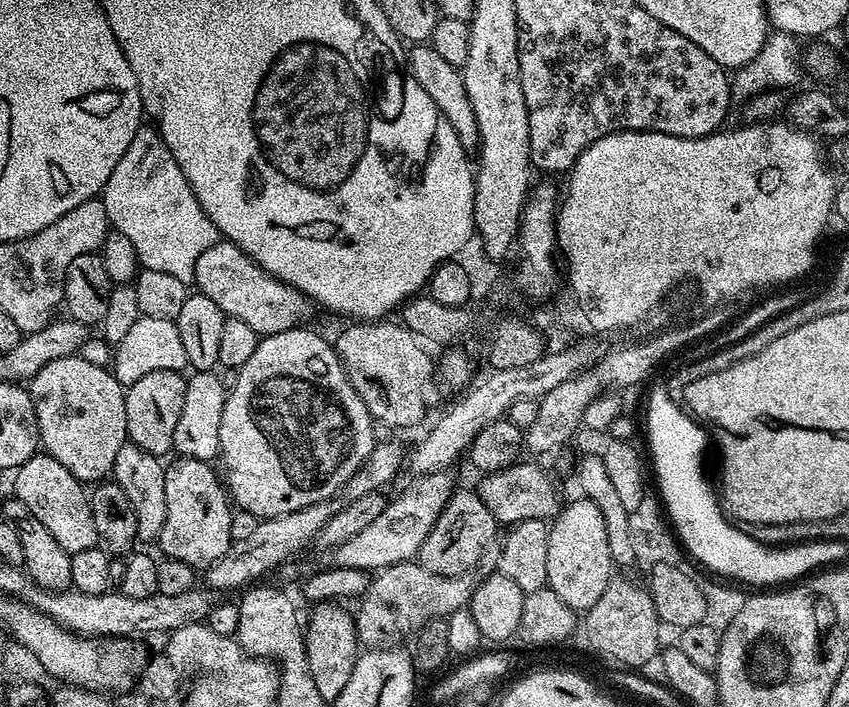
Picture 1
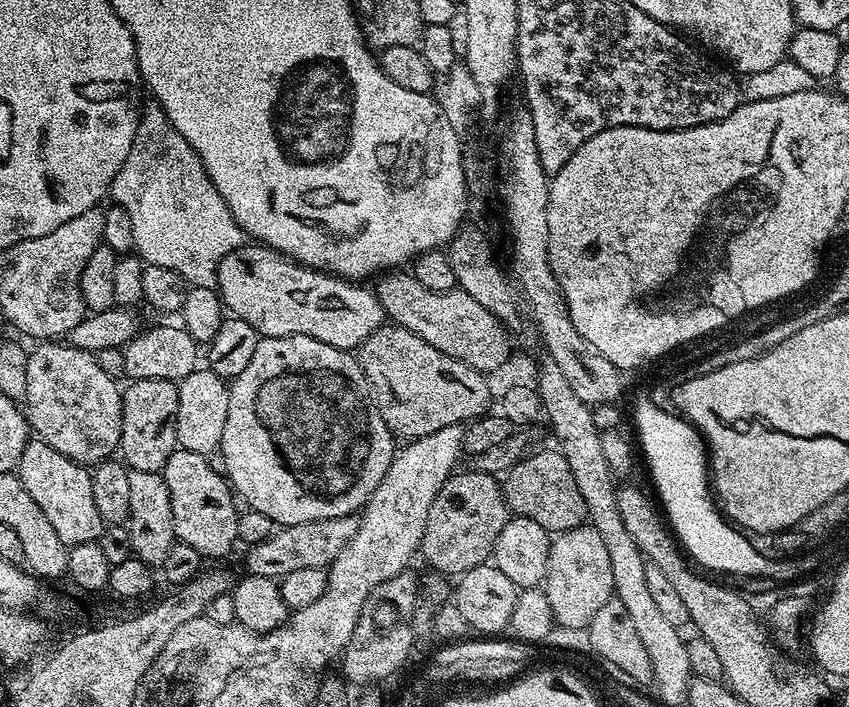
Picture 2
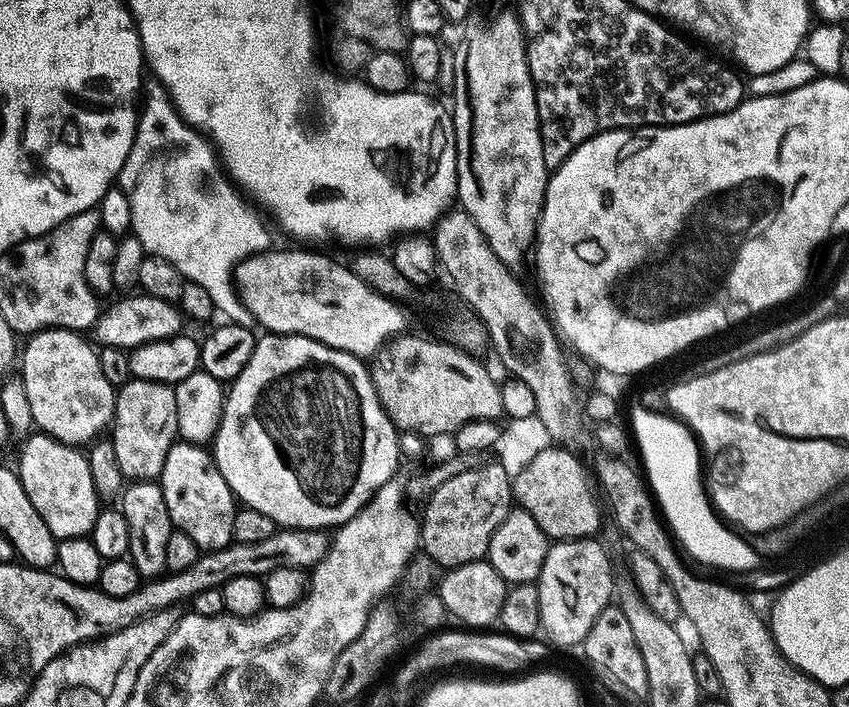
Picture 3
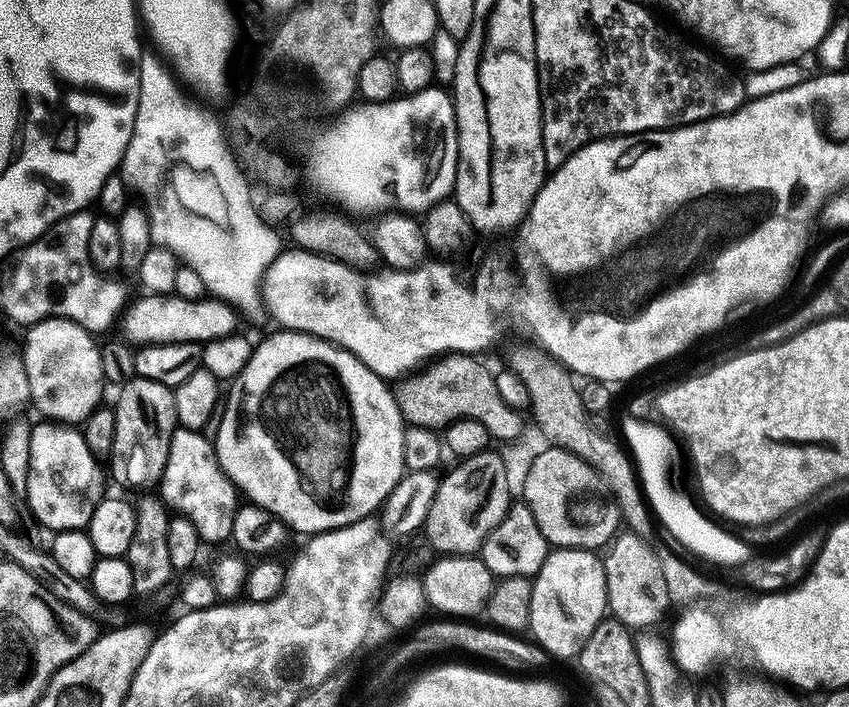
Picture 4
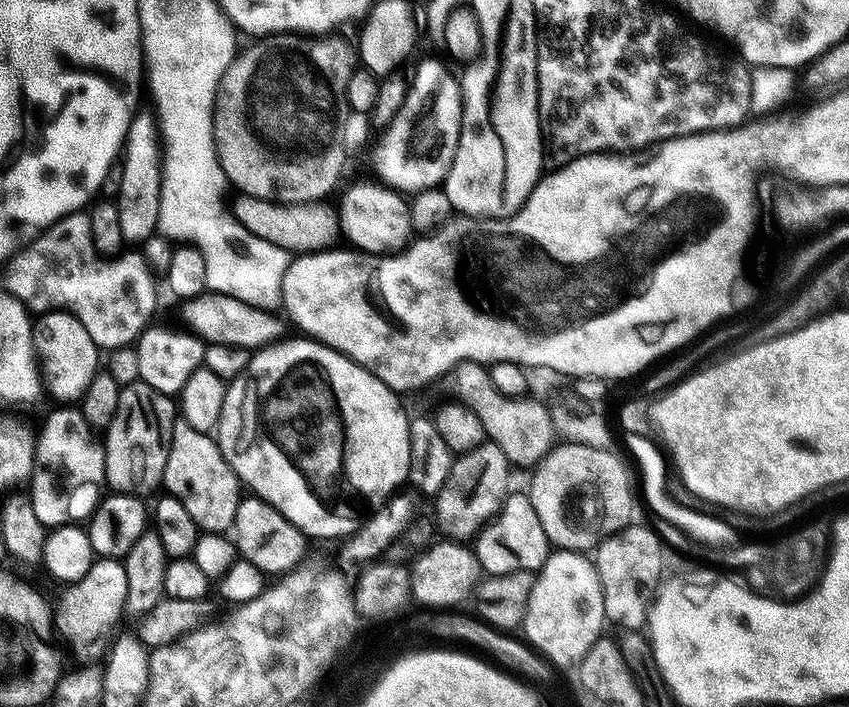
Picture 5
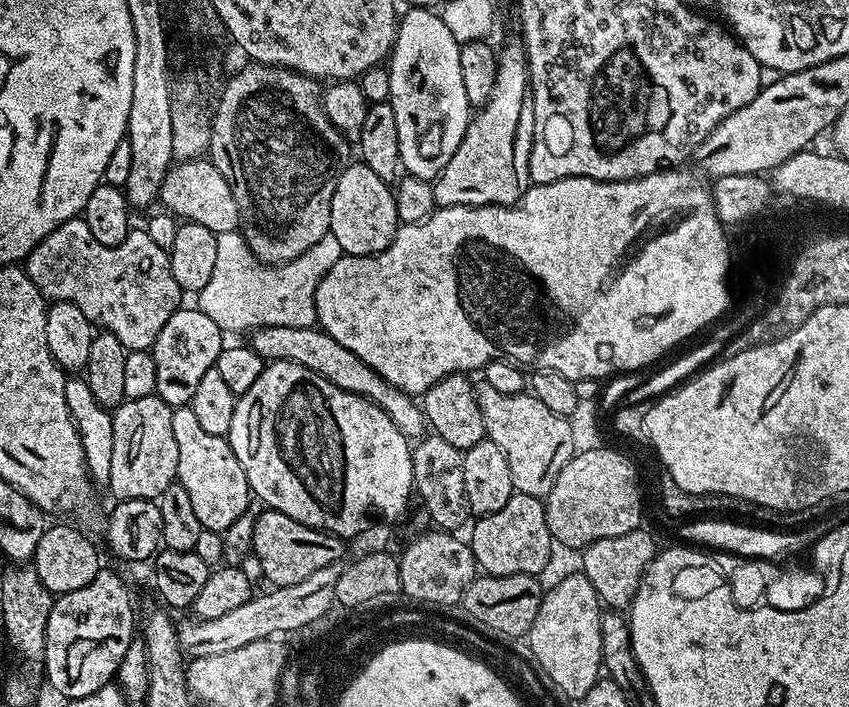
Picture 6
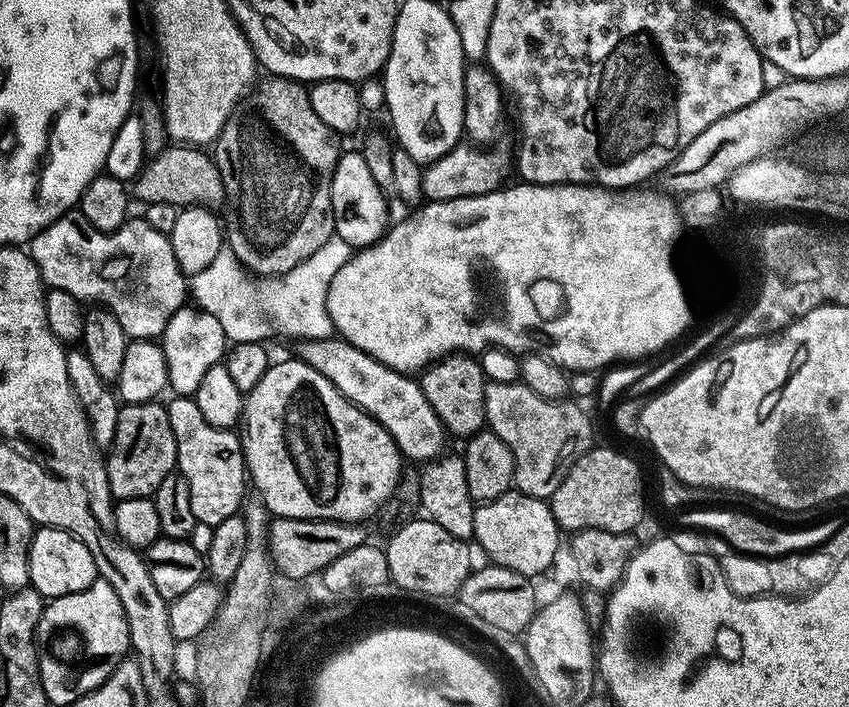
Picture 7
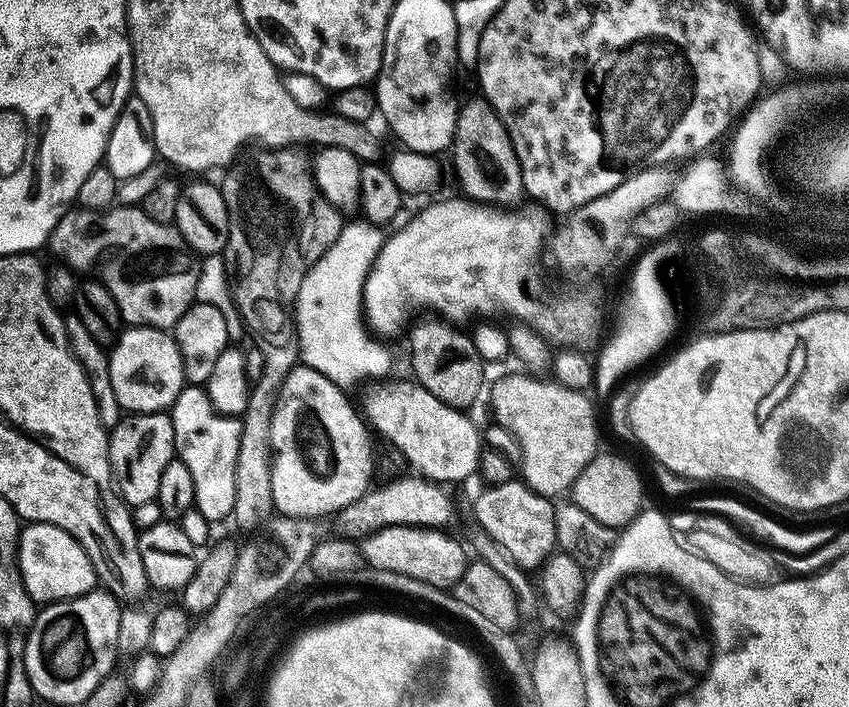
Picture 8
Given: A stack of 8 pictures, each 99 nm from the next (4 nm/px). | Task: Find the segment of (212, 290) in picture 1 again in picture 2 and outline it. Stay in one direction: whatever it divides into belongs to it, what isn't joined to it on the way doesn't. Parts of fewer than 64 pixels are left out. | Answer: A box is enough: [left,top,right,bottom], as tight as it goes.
[215,242,386,350]

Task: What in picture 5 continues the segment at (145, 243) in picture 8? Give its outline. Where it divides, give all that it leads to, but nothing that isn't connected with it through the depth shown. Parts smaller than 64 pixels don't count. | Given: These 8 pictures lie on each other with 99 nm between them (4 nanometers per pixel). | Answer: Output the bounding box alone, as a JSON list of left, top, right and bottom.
[2,210,157,350]

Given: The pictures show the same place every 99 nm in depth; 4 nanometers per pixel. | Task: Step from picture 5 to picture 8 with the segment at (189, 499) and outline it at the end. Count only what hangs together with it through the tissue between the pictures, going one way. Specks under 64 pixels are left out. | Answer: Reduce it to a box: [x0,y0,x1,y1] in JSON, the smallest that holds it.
[170,386,242,522]

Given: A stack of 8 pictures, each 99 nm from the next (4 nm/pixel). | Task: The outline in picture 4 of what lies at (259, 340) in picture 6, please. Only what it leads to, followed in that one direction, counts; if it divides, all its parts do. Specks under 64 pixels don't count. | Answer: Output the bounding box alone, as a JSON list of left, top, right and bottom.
[123,294,237,346]

